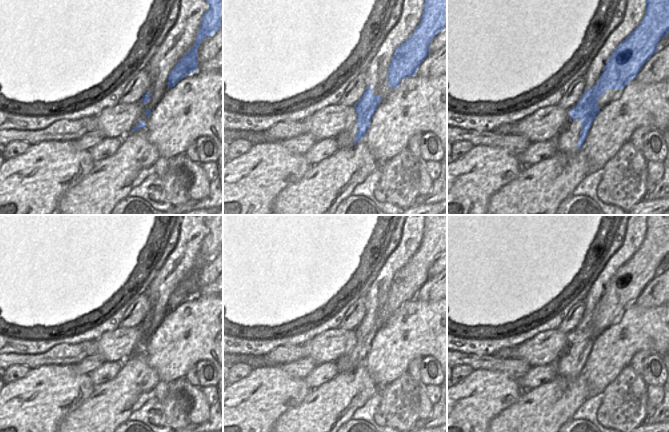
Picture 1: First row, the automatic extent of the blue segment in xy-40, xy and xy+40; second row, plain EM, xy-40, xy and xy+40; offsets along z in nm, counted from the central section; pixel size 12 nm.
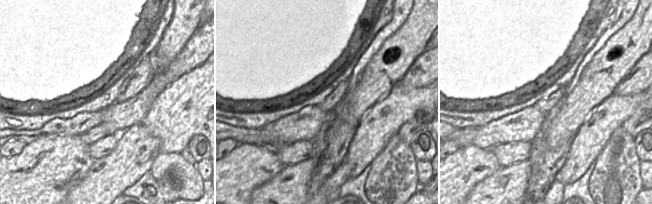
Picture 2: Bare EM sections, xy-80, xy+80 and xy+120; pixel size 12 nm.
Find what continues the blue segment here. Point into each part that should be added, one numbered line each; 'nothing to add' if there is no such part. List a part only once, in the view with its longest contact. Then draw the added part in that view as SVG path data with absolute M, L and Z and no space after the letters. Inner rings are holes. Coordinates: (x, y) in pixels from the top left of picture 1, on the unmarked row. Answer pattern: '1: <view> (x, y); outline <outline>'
1: xy+40 (610, 319); outline M607 314L606 317L598 324L597 330L602 334L608 327L617 324L621 318L621 314Z

